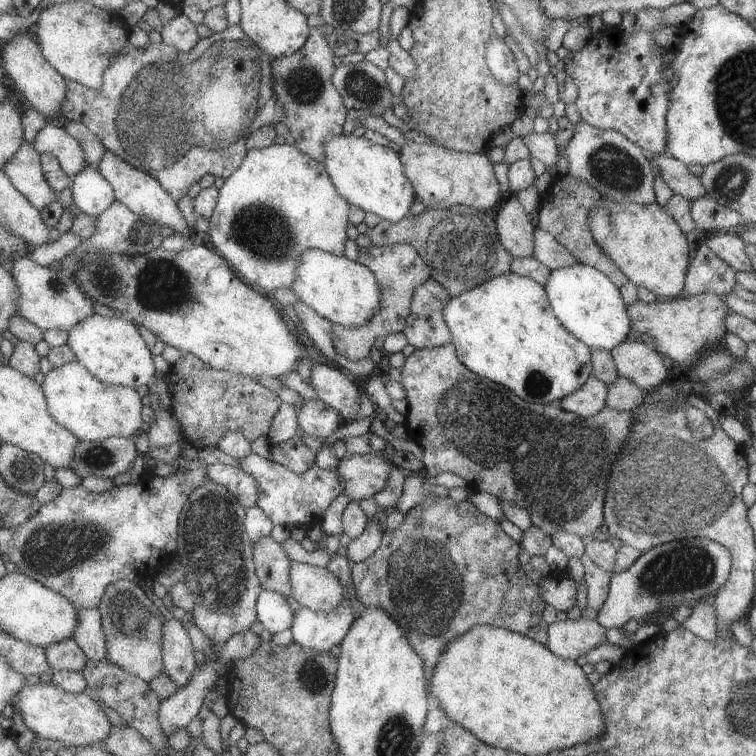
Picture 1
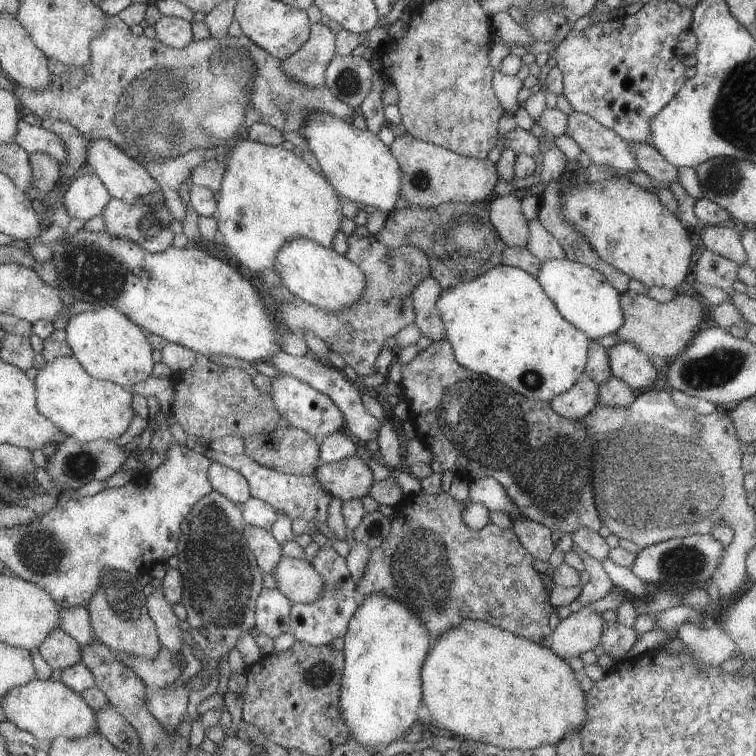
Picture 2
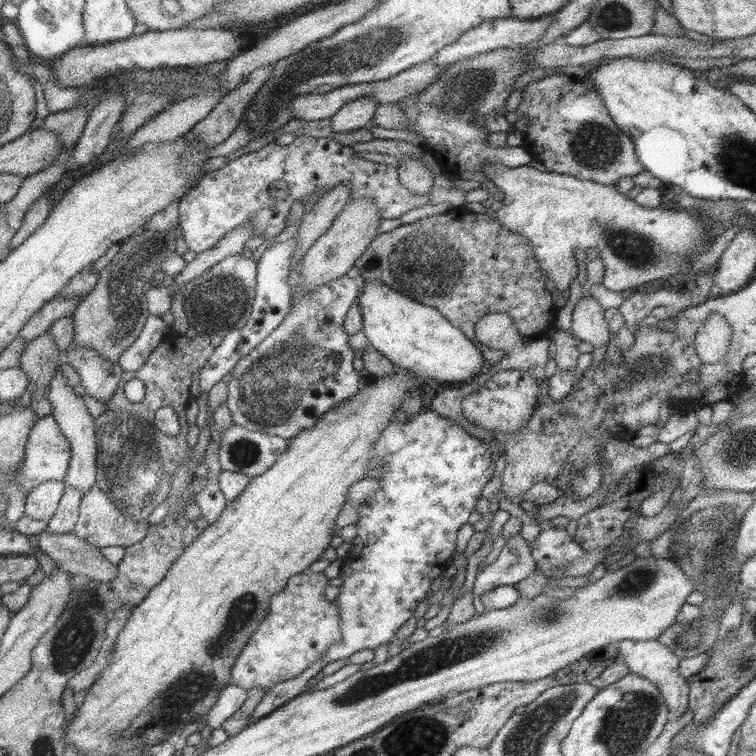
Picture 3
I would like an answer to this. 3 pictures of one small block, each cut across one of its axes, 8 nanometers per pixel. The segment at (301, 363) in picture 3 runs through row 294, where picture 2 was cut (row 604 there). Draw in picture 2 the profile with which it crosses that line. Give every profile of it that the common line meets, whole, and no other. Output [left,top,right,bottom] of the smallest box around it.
[290,542,356,646]

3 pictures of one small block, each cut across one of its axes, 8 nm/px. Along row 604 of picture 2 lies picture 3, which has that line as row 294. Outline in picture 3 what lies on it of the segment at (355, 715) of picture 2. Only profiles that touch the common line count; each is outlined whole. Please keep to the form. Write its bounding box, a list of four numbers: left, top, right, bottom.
[357,280,484,382]

